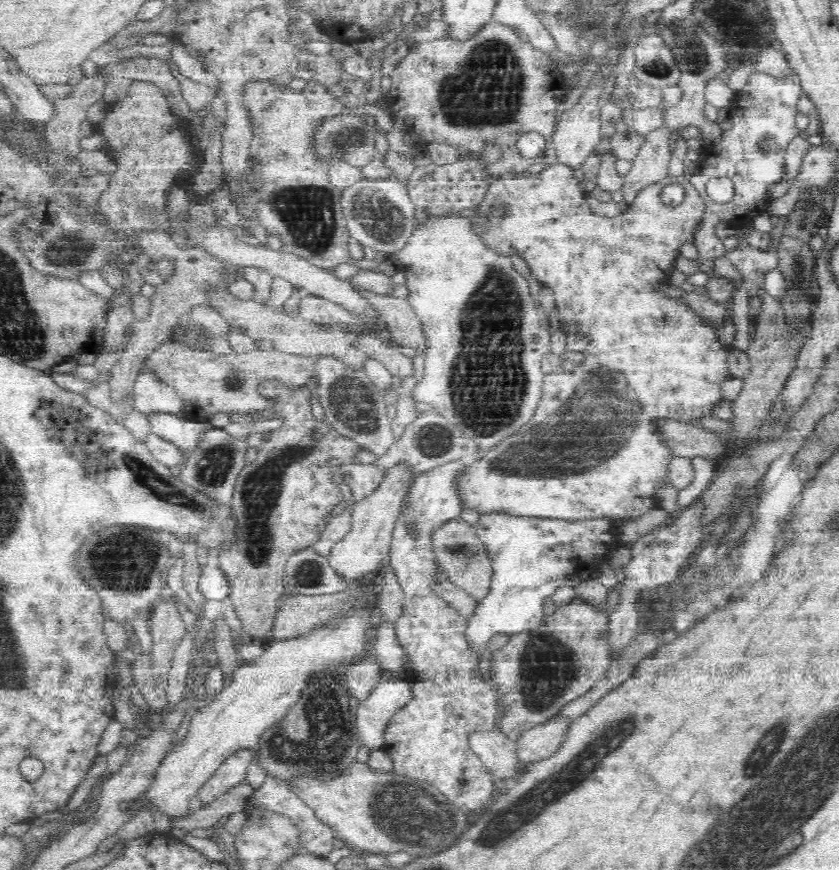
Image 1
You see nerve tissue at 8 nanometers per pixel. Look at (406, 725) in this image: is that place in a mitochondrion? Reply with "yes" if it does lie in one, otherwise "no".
no

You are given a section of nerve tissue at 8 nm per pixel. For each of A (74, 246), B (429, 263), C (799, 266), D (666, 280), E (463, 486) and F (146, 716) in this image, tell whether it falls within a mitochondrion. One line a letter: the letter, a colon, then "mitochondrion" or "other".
A: mitochondrion
B: other
C: mitochondrion
D: other
E: other
F: other

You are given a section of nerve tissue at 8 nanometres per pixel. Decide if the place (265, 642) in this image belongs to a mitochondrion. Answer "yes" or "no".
no

